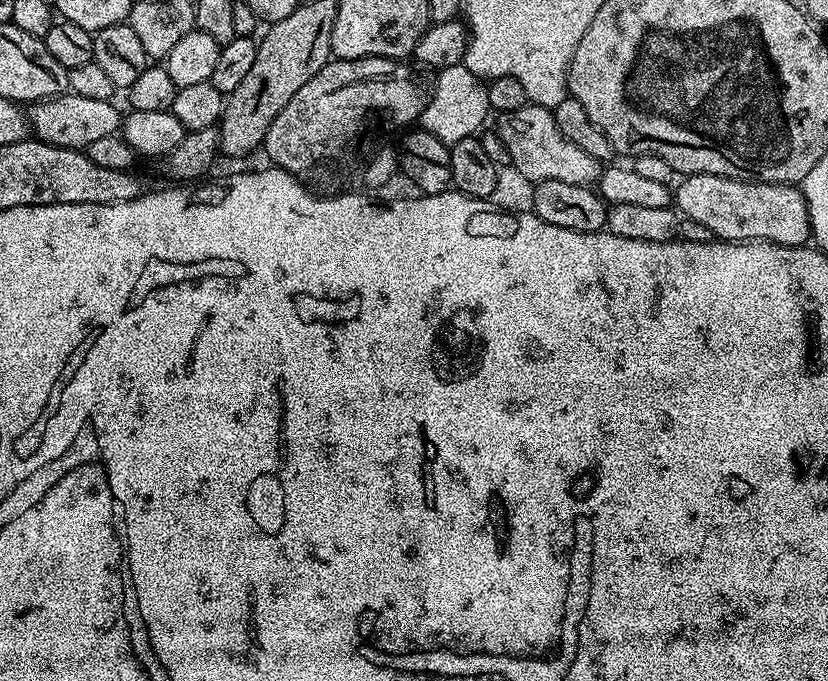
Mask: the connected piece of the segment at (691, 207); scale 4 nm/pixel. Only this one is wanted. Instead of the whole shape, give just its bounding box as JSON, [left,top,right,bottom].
[674,174,811,248]

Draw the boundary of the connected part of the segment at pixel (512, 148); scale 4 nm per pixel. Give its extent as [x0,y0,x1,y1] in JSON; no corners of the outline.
[498,102,602,185]

